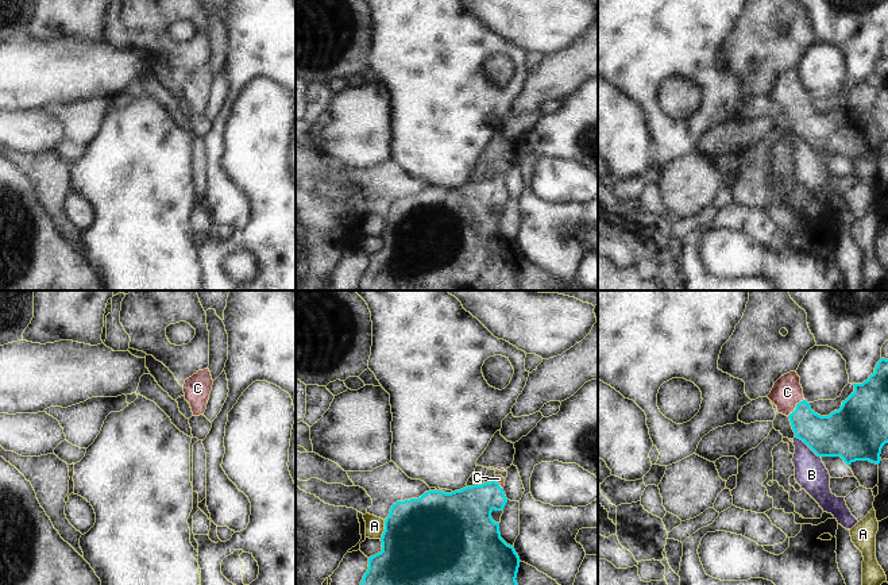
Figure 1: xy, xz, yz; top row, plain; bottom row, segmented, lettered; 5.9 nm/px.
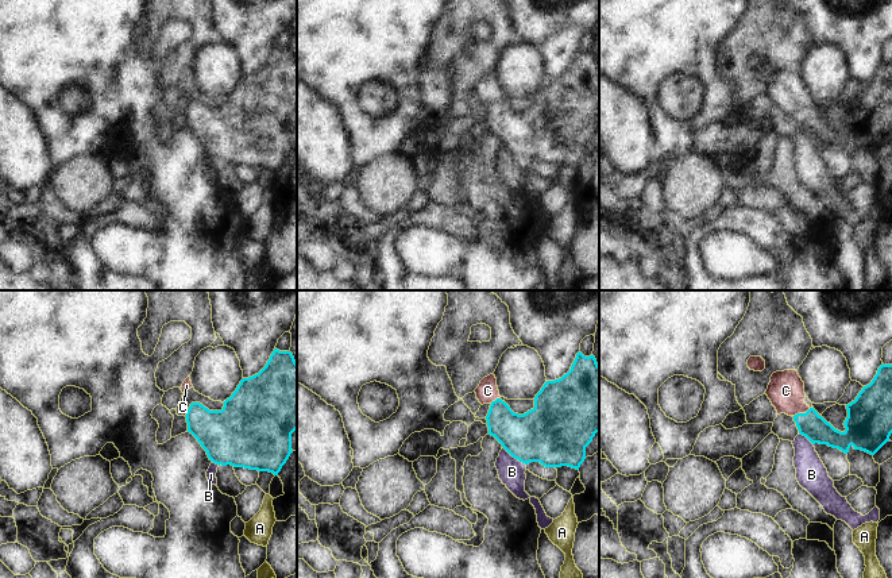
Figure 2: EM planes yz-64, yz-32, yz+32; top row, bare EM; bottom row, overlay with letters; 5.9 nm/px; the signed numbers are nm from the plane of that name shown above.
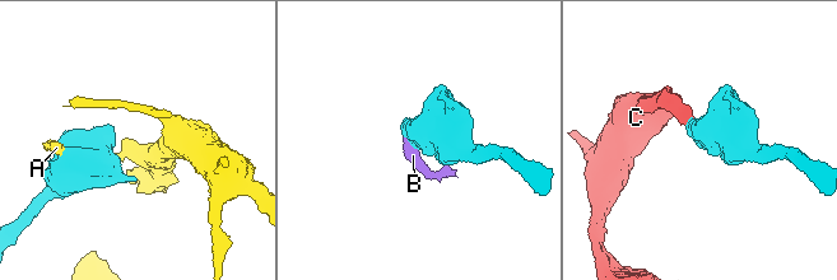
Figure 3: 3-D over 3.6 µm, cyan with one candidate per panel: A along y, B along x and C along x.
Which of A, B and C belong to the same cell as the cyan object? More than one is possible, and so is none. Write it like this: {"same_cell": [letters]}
{"same_cell": ["C"]}

